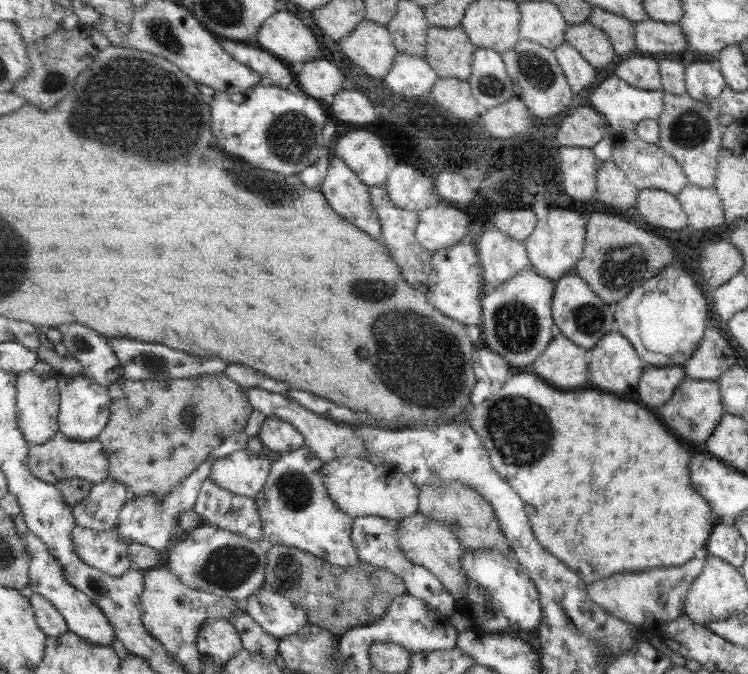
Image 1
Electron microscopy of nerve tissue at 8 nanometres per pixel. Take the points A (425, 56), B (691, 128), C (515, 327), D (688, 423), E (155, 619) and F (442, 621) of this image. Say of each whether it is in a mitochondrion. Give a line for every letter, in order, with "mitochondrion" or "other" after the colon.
A: other
B: mitochondrion
C: mitochondrion
D: mitochondrion
E: other
F: other

